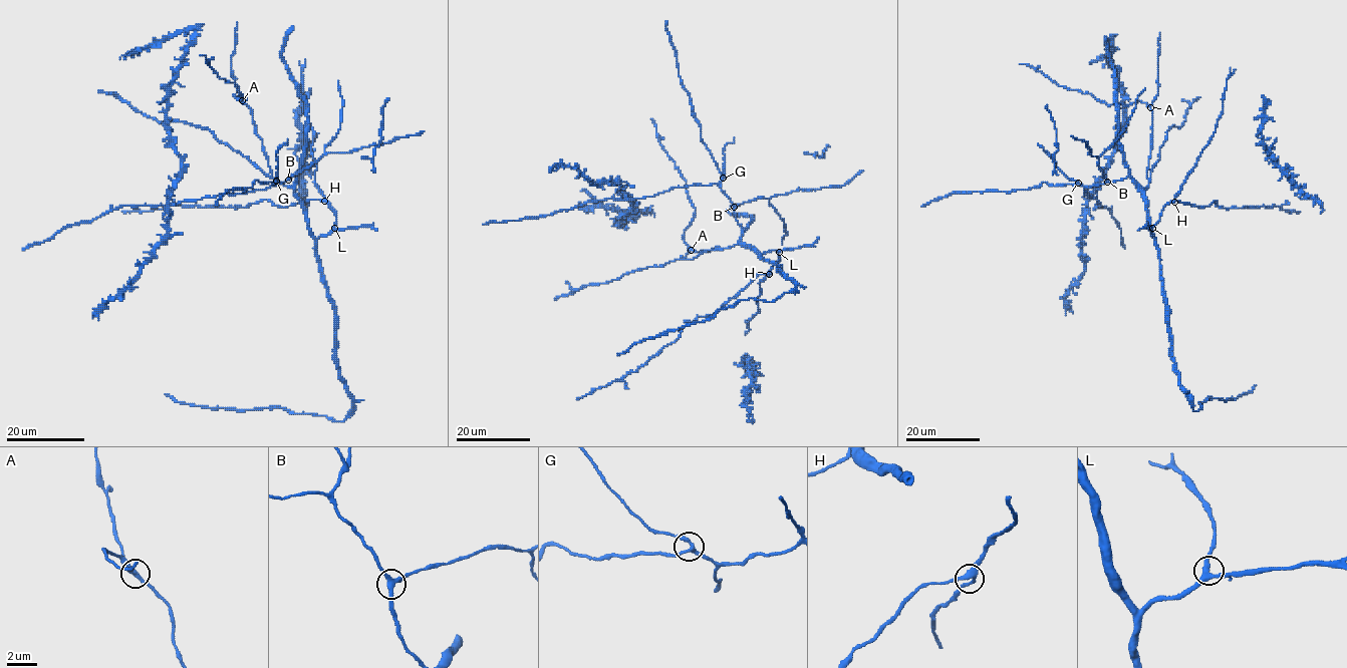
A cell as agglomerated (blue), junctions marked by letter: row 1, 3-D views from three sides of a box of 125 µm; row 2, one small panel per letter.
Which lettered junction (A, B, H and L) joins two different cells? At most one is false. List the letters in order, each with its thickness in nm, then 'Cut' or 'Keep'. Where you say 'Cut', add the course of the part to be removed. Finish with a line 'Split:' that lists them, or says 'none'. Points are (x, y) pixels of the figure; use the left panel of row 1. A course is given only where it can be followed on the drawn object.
A: Thickness 260 nm. Keep
B: Thickness 260 nm. Keep
H: Thickness 280 nm. Keep
L: Thickness 280 nm. Keep
Split: none

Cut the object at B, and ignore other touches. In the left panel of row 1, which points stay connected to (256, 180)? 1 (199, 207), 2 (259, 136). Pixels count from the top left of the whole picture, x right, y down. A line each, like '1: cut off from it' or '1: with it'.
1: cut off from it
2: cut off from it

